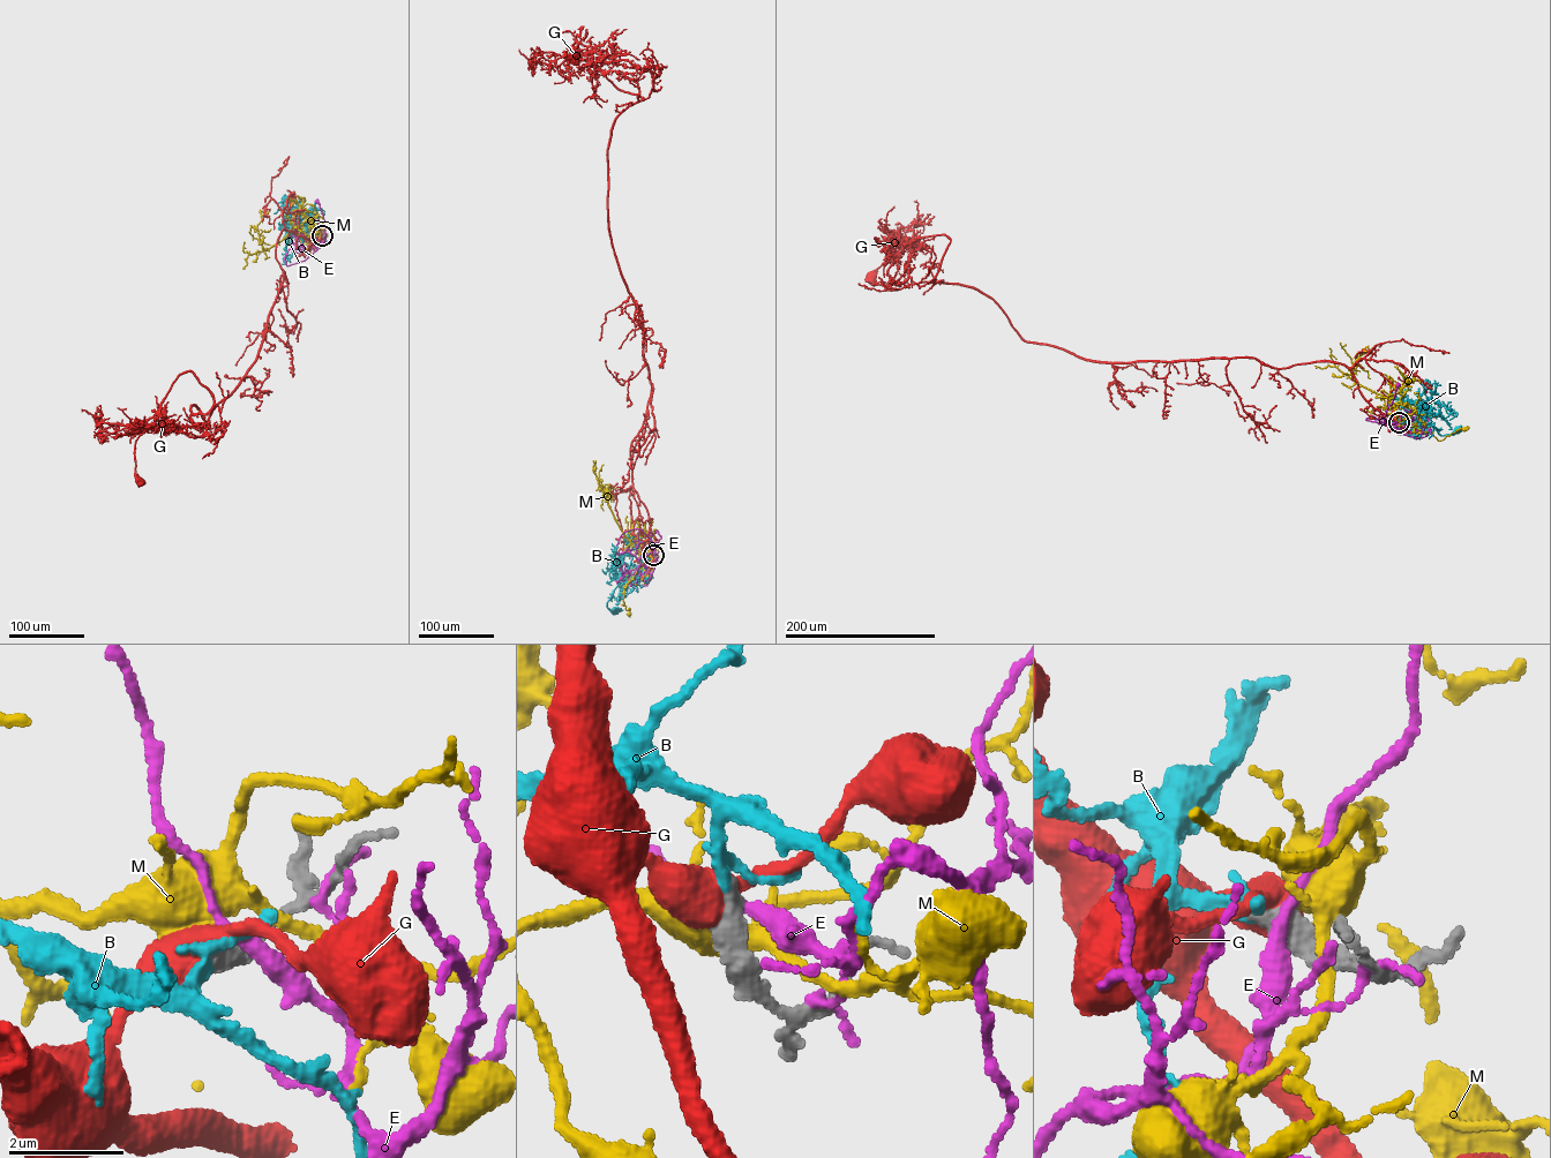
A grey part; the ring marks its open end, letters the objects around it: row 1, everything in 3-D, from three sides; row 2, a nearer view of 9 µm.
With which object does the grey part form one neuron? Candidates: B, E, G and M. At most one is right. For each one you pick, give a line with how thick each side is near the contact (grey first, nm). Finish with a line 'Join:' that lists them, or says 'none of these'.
B: 440/200 nm
Join: B

